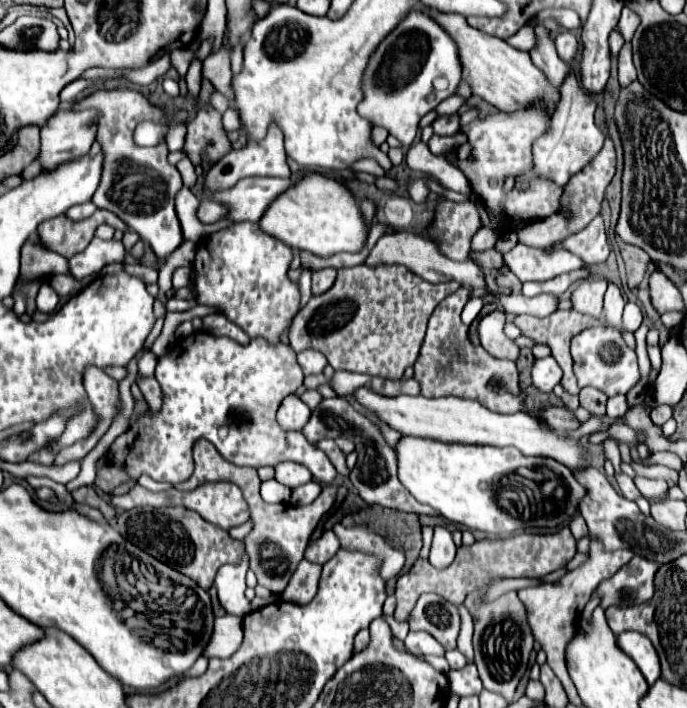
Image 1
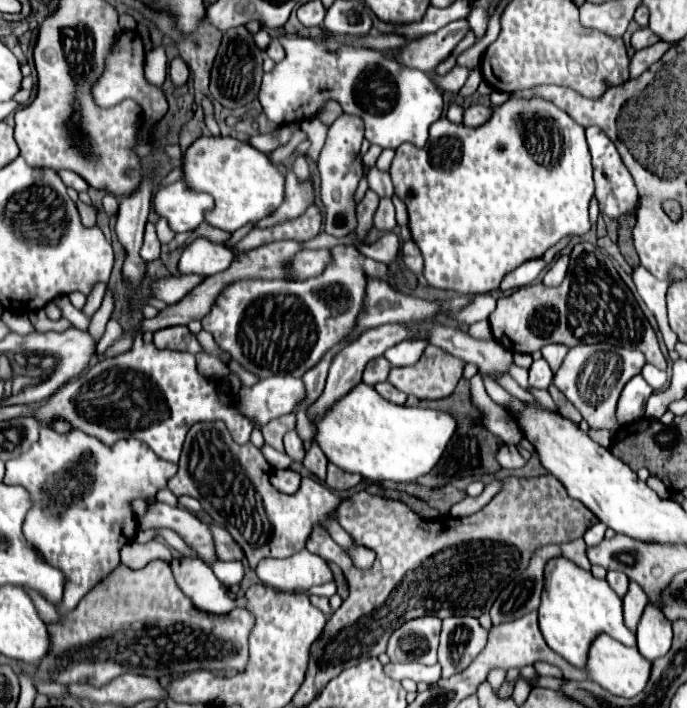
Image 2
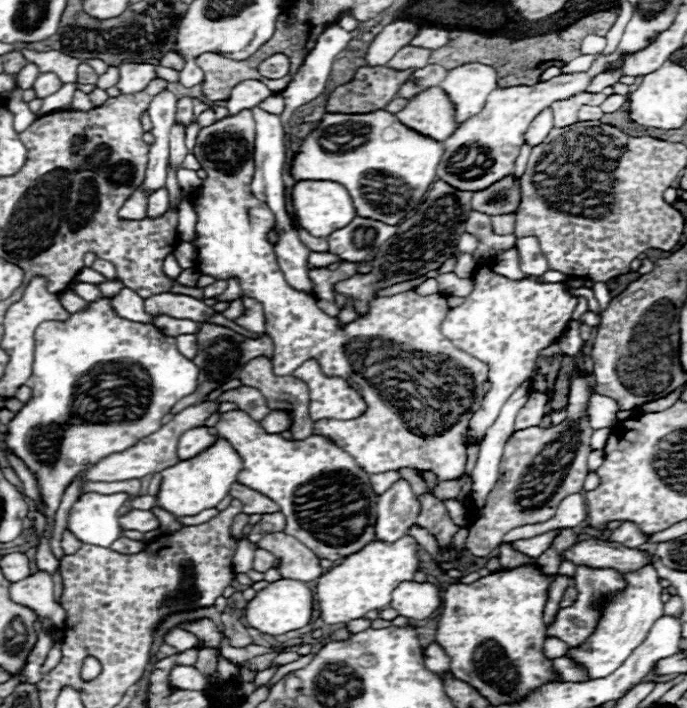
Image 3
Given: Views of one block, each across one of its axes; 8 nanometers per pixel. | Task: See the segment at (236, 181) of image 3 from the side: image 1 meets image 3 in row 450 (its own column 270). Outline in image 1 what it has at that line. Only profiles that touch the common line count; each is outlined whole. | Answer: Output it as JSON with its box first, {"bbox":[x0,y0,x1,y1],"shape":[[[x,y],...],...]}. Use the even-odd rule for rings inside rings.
{"bbox":[108,332,336,484],"shape":[[[194,332],[178,342],[178,348],[170,348],[162,358],[158,358],[156,366],[156,378],[162,388],[162,408],[160,412],[152,412],[150,408],[138,416],[128,432],[118,436],[110,450],[108,450],[108,462],[116,468],[122,468],[130,478],[140,478],[142,474],[148,474],[152,480],[158,482],[184,482],[192,476],[192,446],[196,440],[204,438],[216,446],[216,450],[232,464],[236,466],[276,466],[282,460],[294,460],[298,464],[304,464],[310,468],[314,480],[320,484],[332,484],[336,478],[336,468],[326,460],[326,454],[312,446],[302,434],[286,434],[282,428],[278,428],[276,422],[276,410],[278,404],[300,388],[304,374],[300,364],[296,362],[296,352],[288,344],[276,344],[270,346],[262,338],[250,340],[246,346],[238,344],[232,338],[214,336],[210,332]],[[226,424],[228,426],[228,438],[222,442],[216,436],[216,426]]]}

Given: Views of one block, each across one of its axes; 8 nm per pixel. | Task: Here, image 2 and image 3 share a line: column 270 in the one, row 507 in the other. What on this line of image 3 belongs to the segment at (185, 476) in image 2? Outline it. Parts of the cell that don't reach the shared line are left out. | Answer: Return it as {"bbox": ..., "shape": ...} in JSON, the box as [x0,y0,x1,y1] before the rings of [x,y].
{"bbox":[466,372,596,556],"shape":[[[574,372],[570,378],[570,394],[566,404],[566,420],[550,428],[528,428],[514,432],[506,446],[500,462],[500,478],[492,488],[488,502],[480,518],[468,528],[466,548],[474,556],[490,556],[494,548],[500,546],[502,536],[512,528],[524,524],[538,524],[556,514],[558,504],[570,496],[580,494],[584,478],[588,474],[586,458],[590,450],[590,436],[594,434],[588,422],[588,400],[590,390],[596,388],[594,374]]]}

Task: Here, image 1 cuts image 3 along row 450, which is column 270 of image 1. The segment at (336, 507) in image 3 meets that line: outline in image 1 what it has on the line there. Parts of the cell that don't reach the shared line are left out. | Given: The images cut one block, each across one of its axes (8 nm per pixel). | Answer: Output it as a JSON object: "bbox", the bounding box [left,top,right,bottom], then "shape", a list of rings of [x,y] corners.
{"bbox":[194,222,300,344],"shape":[[[254,222],[232,224],[218,230],[196,246],[194,288],[196,302],[214,306],[230,322],[240,326],[250,338],[264,338],[280,344],[280,336],[288,334],[292,318],[300,310],[298,282],[288,280],[292,248],[264,234]]]}

